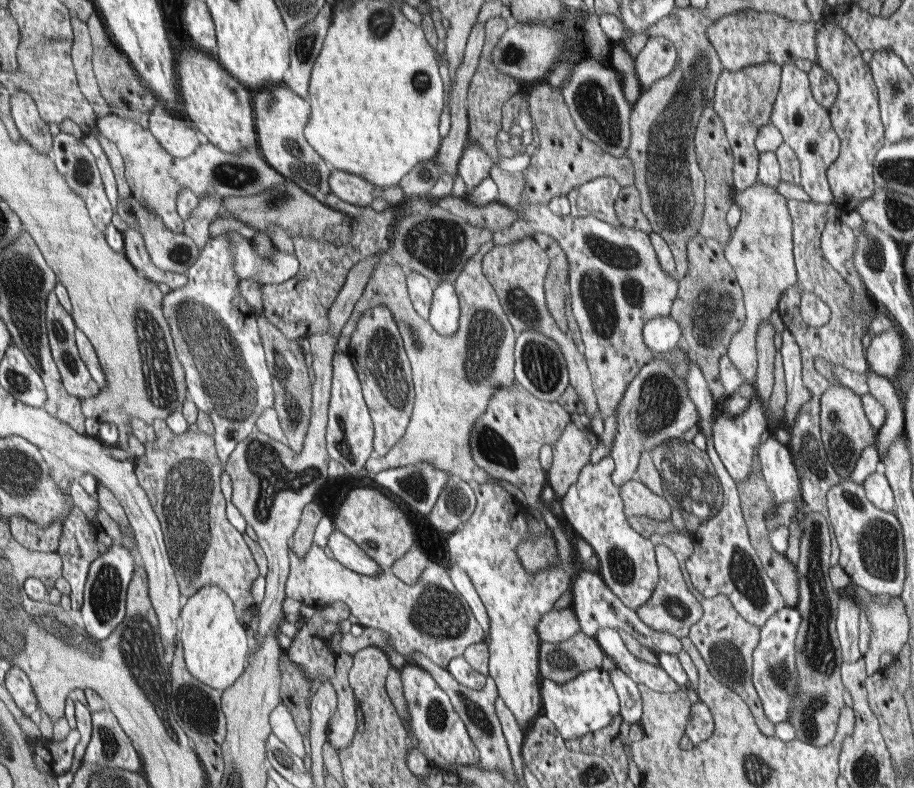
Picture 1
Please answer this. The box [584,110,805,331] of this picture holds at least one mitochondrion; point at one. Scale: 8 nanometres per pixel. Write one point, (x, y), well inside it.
(740, 125)

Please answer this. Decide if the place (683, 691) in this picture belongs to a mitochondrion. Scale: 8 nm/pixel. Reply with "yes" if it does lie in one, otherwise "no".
no

